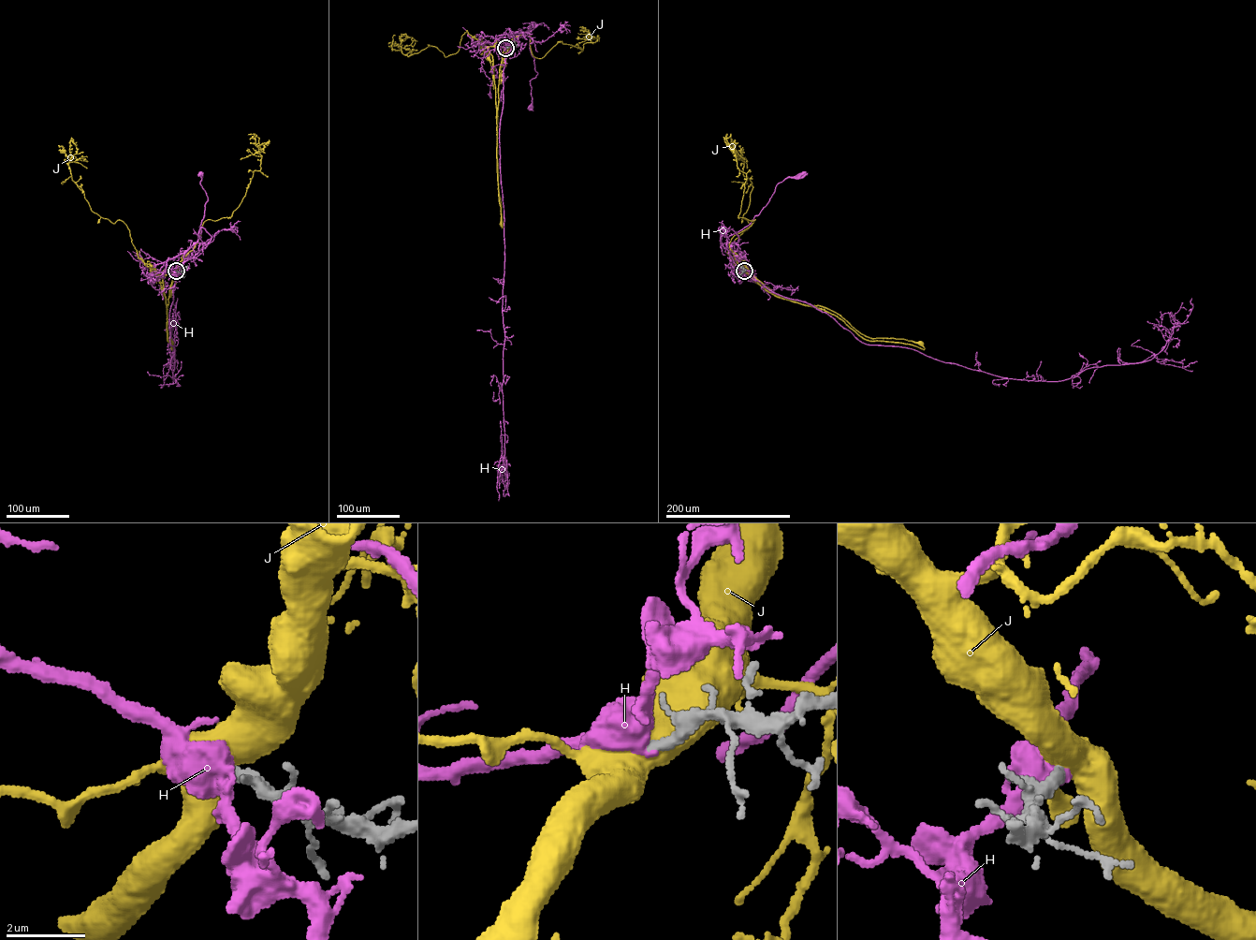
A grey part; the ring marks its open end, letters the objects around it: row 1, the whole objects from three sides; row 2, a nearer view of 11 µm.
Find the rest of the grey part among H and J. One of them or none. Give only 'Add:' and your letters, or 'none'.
Add: H

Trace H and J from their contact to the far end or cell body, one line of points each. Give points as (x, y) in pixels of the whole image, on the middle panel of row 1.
H: (505, 47), (501, 48), (507, 49), (515, 36), (529, 31), (530, 50), (537, 72), (530, 80), (530, 107)
J: (505, 47), (500, 70), (497, 124), (502, 224)

